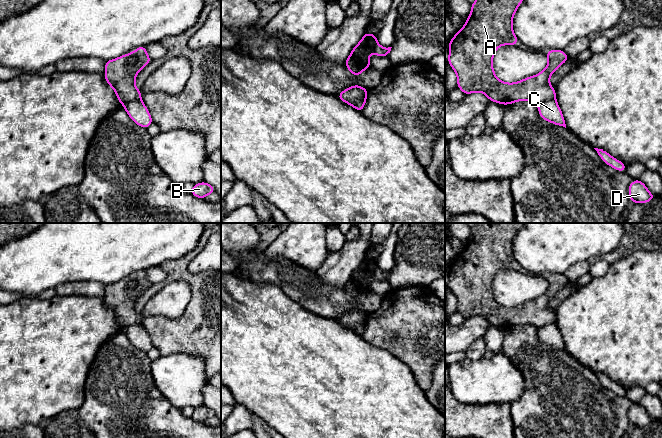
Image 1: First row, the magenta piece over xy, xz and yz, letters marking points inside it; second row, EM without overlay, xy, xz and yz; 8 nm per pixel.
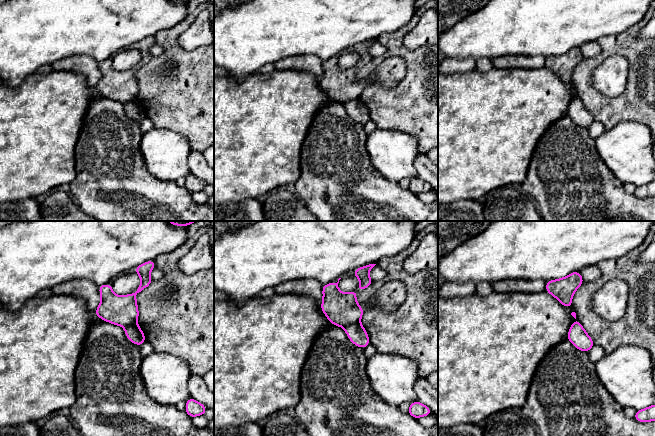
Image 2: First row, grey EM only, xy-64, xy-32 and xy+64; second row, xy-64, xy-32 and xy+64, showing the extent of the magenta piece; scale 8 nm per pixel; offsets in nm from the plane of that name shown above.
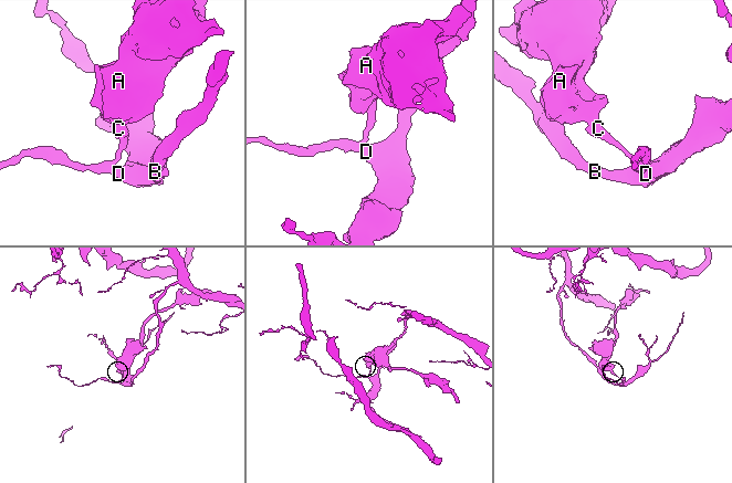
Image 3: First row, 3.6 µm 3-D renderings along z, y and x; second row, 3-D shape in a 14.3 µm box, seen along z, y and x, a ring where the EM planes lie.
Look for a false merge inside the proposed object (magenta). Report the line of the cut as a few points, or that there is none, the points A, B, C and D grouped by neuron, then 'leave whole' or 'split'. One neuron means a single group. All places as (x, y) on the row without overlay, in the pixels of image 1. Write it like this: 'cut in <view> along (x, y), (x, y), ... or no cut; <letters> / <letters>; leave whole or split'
cut in xy along (140, 322), (133, 323), (123, 329); A / B C D; split

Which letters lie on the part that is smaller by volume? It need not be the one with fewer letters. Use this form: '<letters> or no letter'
A

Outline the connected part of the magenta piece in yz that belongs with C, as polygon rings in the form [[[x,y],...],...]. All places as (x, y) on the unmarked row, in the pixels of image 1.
[[[555,322],[539,328],[538,335],[542,343],[566,352],[562,335]]]

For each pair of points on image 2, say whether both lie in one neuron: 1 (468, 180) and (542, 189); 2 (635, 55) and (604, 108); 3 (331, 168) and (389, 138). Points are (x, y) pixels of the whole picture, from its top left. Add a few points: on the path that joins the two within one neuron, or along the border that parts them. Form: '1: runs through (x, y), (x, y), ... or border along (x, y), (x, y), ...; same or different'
1: border along (529, 162), (526, 177), (520, 184); different
2: runs through (636, 71), (636, 87), (620, 103); same
3: border along (367, 134), (366, 150), (371, 164), (376, 171); different

